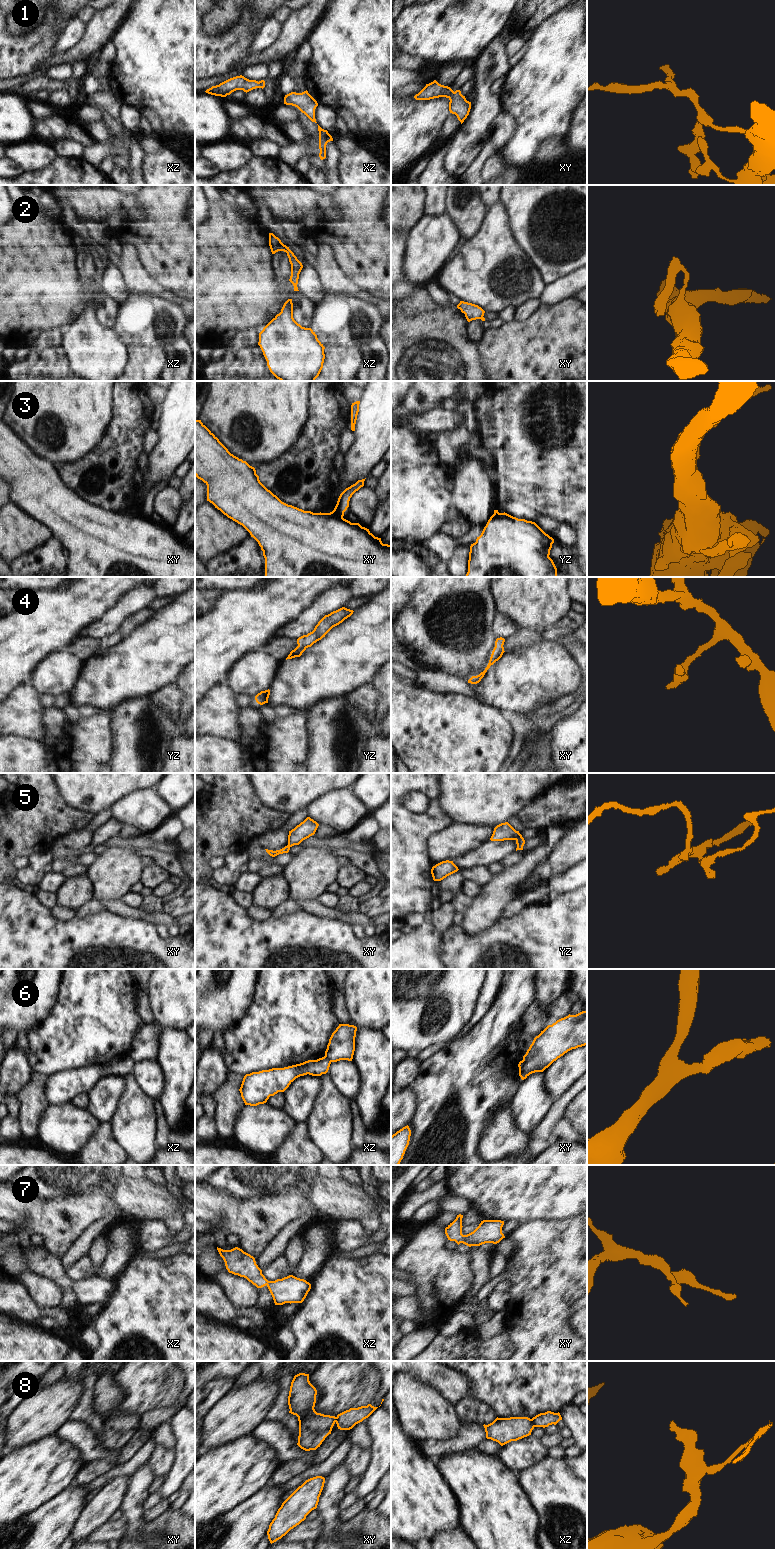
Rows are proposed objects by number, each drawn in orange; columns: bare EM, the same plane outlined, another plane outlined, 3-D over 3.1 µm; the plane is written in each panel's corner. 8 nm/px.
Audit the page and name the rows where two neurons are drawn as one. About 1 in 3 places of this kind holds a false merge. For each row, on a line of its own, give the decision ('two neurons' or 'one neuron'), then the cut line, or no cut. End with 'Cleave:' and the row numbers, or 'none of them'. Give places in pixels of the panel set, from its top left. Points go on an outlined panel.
1: one neuron | no cut
2: two neurons | xz (285, 246), (286, 251)
3: two neurons | xy (332, 511), (342, 517)
4: one neuron | no cut
5: one neuron | no cut
6: two neurons | xz (324, 1056), (330, 1062)
7: one neuron | no cut
8: two neurons | xz (530, 1419), (534, 1426)
Cleave: 2, 3, 6, 8

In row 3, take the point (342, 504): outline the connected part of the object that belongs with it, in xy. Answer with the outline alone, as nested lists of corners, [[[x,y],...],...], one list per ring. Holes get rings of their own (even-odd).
[[[365,478],[366,479],[366,478]],[[365,479],[358,480],[355,484],[351,485],[350,487],[346,488],[339,496],[337,504],[333,510],[334,514],[343,517],[344,512],[349,507],[349,501],[352,495],[358,491],[361,487],[364,486]]]

